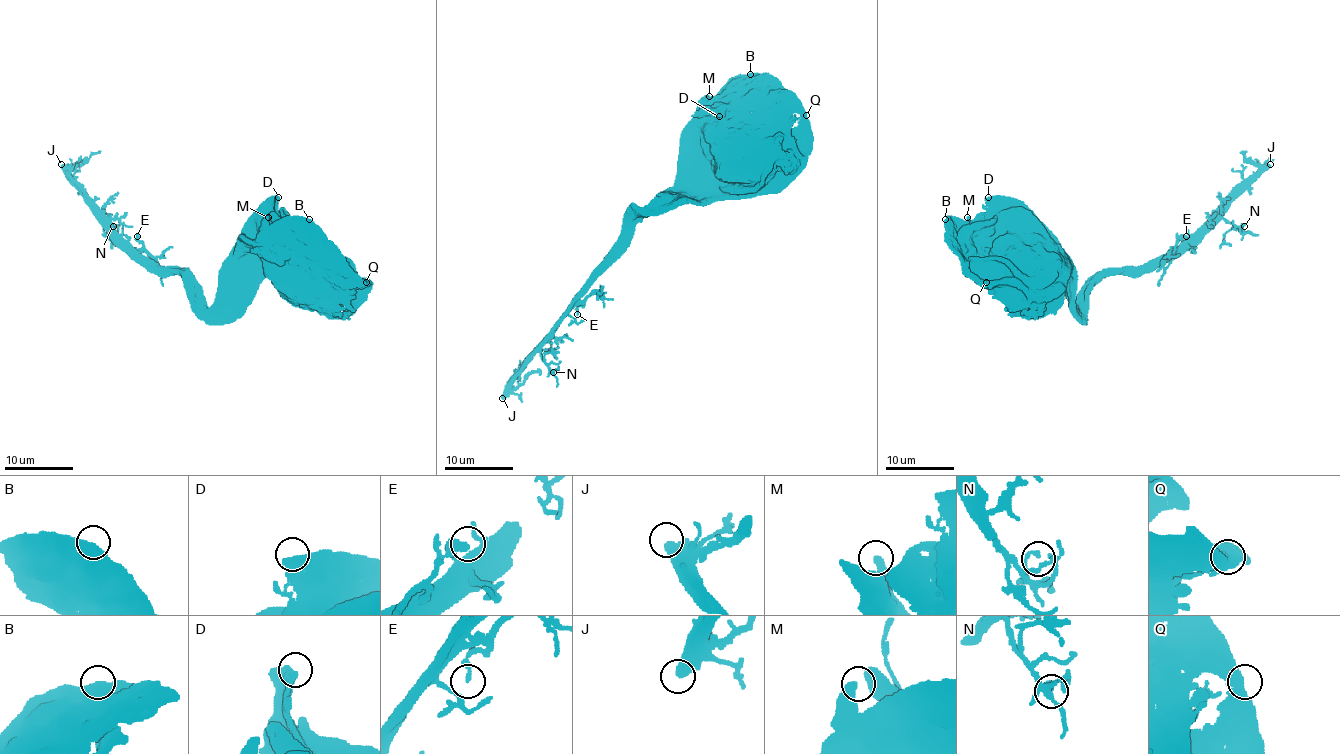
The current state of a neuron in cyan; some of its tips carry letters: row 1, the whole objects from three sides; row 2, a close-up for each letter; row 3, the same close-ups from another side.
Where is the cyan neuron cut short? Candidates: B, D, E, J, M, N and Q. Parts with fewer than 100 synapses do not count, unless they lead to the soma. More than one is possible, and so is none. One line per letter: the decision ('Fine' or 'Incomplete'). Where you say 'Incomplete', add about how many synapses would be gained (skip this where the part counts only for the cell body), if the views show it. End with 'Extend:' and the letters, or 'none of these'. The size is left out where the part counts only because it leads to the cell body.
B: Fine
D: Fine
E: Fine
J: Incomplete. Roughly 2500 synapses
M: Fine
N: Fine
Q: Fine
Extend: J

